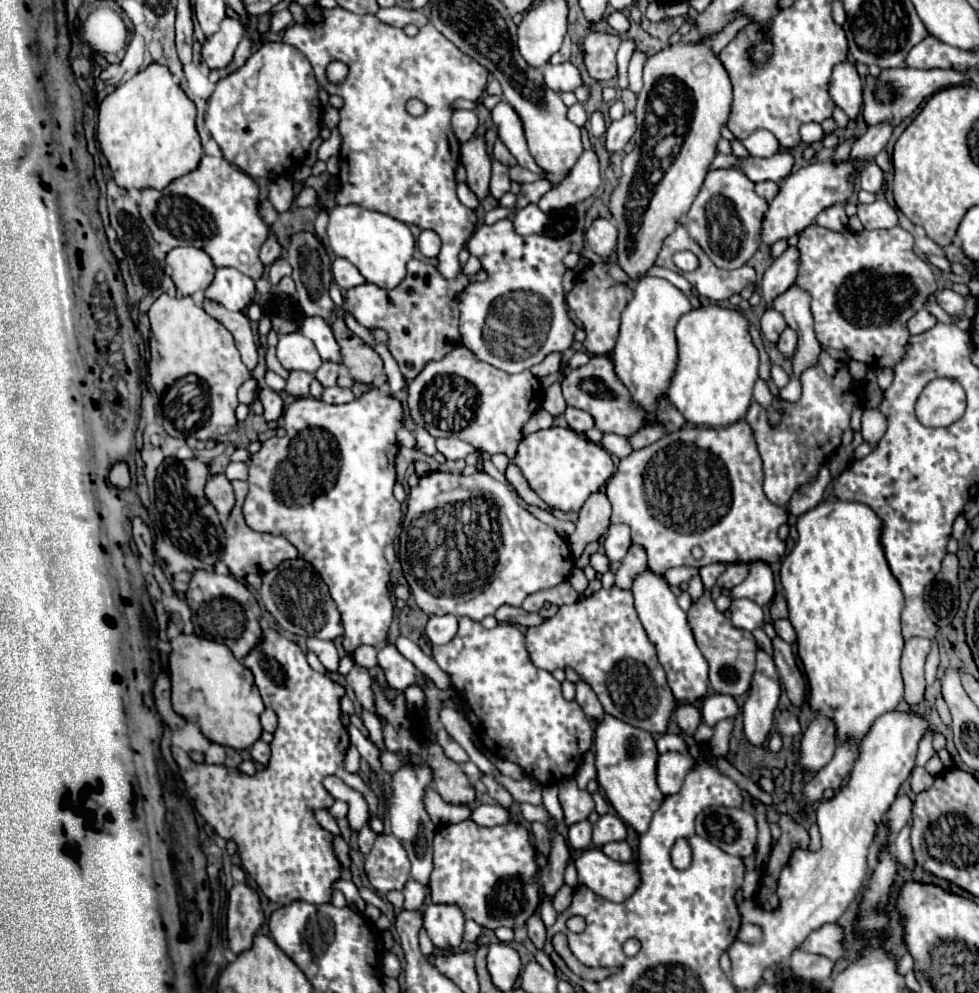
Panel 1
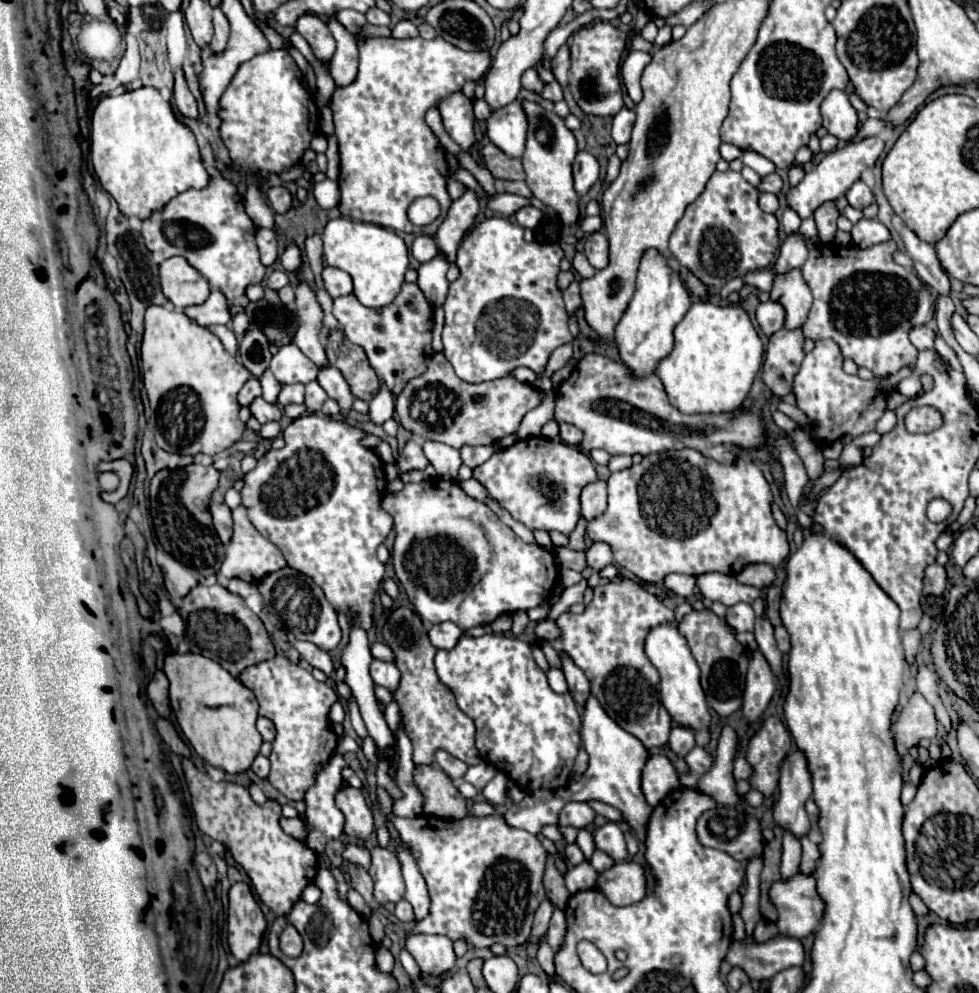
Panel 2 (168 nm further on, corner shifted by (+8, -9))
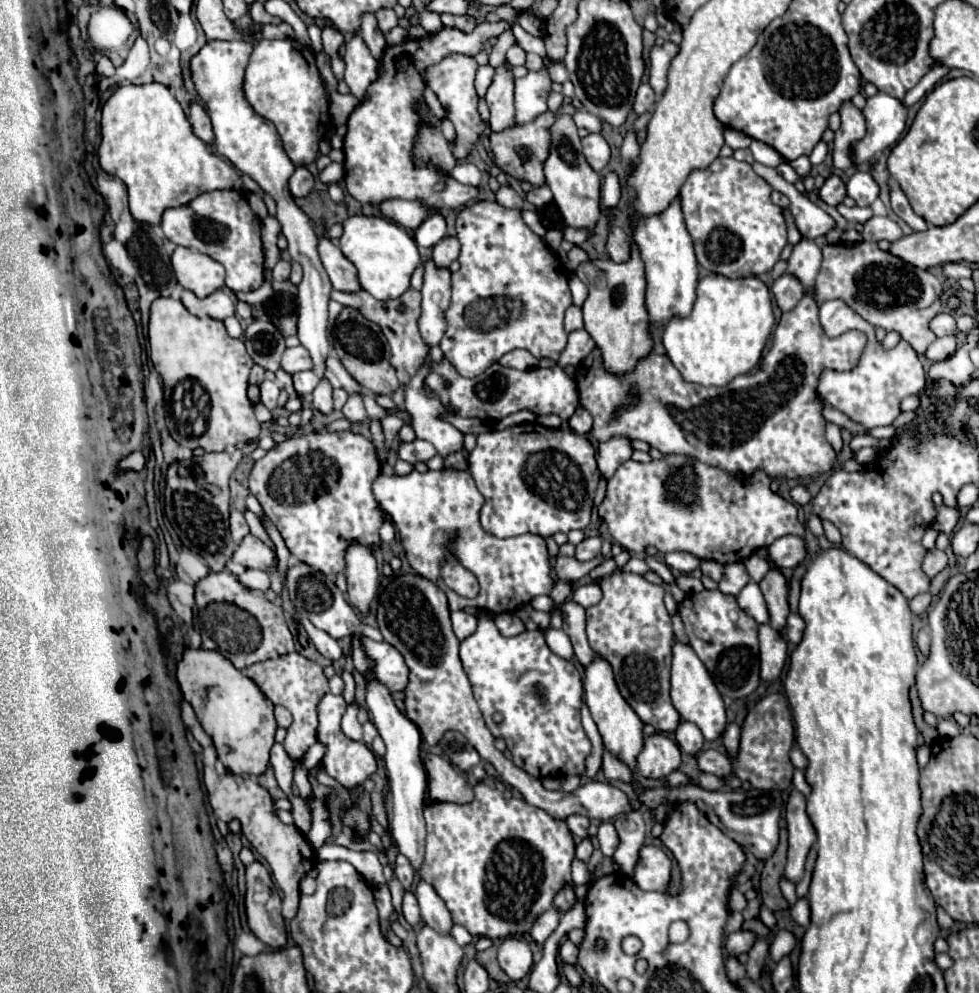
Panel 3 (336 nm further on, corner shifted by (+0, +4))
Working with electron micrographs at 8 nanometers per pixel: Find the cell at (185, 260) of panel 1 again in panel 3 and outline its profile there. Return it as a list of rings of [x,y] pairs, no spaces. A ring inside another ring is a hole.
[[[177,247],[171,255],[171,263],[177,281],[197,297],[207,297],[225,285],[223,265],[199,251]]]

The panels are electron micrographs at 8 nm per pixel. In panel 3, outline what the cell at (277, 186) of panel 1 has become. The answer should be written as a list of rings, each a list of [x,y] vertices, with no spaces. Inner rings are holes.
[[[297,167],[289,179],[289,191],[293,197],[305,197],[313,189],[313,175],[305,167]]]

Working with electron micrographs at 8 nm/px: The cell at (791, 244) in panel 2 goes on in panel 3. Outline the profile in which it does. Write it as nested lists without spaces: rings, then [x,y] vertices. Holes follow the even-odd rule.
[[[753,163],[753,171],[763,177],[775,191],[781,191],[785,193],[789,199],[791,199],[791,205],[789,205],[789,211],[793,213],[793,221],[795,221],[795,227],[799,229],[801,237],[809,237],[809,239],[817,239],[817,237],[823,237],[827,231],[833,229],[835,221],[815,203],[811,203],[807,199],[807,195],[799,193],[795,189],[793,183],[785,181],[773,167],[767,167],[767,165],[761,165],[761,163]]]

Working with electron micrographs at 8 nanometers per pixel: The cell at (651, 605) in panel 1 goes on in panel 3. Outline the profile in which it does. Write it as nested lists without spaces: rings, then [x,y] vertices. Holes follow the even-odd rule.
[[[675,639],[675,643],[673,643],[671,701],[685,721],[691,721],[701,729],[701,733],[707,741],[713,741],[723,735],[725,725],[727,725],[723,699],[717,693],[717,687],[713,685],[713,679],[709,677],[705,665],[701,665],[701,659],[697,657],[697,653],[693,653],[693,647],[689,643],[681,643],[679,639]]]

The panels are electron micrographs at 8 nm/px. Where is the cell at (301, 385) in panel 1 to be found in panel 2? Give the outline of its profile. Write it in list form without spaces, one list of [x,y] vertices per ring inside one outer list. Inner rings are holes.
[[[303,384],[283,386],[283,390],[279,394],[279,404],[283,404],[283,406],[287,406],[287,404],[303,404],[303,396],[305,396],[305,386]]]

